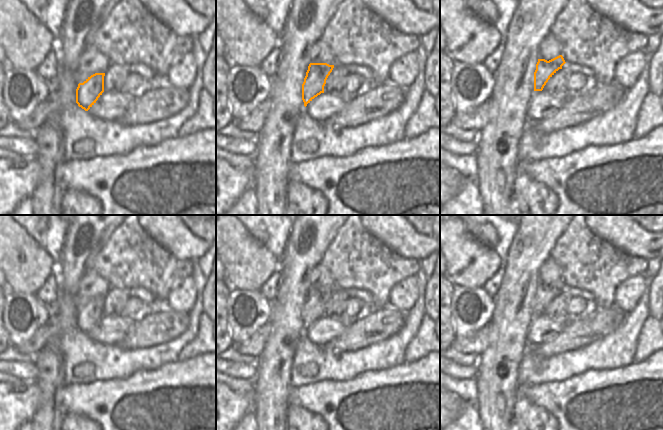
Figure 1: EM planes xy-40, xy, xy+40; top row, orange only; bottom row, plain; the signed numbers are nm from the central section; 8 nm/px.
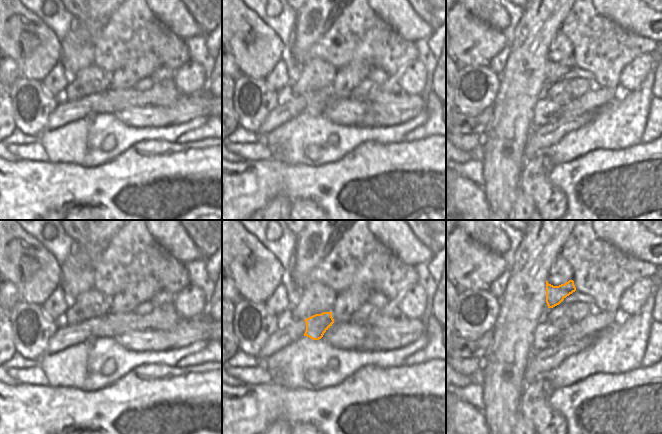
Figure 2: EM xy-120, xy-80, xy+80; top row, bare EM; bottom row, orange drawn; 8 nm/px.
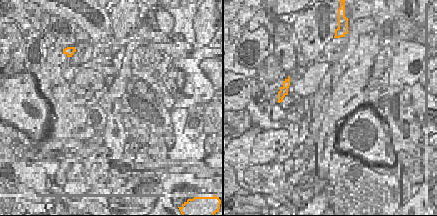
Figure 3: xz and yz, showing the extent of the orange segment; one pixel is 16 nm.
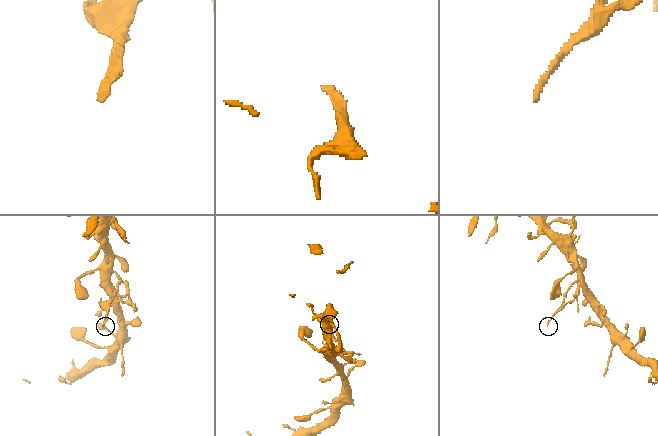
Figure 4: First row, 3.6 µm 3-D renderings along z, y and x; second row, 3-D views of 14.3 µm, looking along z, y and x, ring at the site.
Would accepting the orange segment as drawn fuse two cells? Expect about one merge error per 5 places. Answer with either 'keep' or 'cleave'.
cleave

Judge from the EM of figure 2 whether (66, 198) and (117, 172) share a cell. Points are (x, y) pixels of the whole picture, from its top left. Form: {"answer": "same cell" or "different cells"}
{"answer": "same cell"}

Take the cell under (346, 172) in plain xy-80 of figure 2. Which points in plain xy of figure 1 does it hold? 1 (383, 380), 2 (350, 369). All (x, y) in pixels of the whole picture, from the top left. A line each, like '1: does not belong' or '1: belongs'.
1: belongs
2: does not belong

